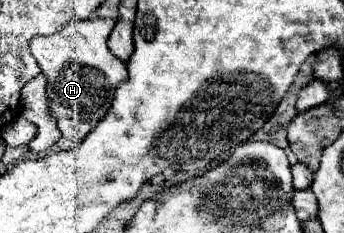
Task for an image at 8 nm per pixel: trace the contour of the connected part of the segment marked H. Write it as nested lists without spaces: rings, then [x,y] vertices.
[[[113,18],[73,20],[53,36],[37,36],[31,40],[31,54],[49,80],[51,114],[75,116],[79,120],[97,124],[113,102],[113,90],[127,78],[127,64],[119,60],[107,46],[107,38],[115,26]]]

